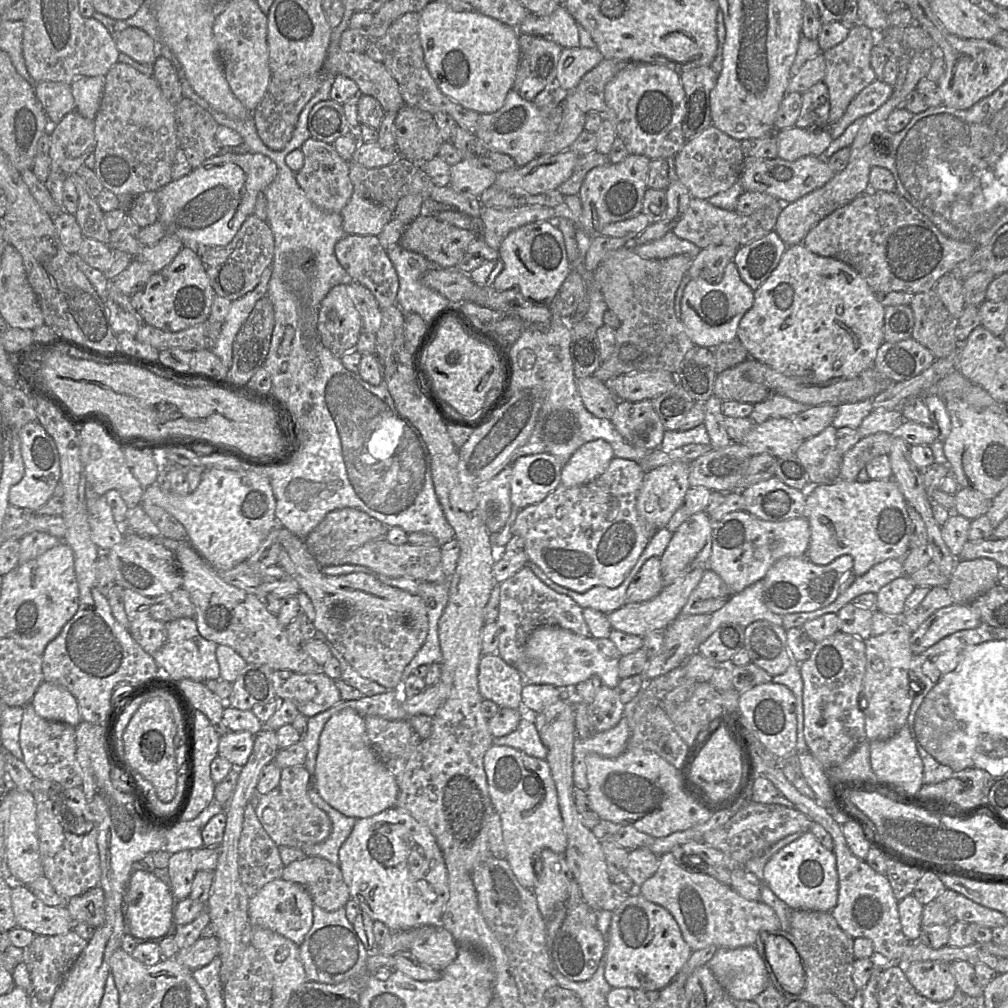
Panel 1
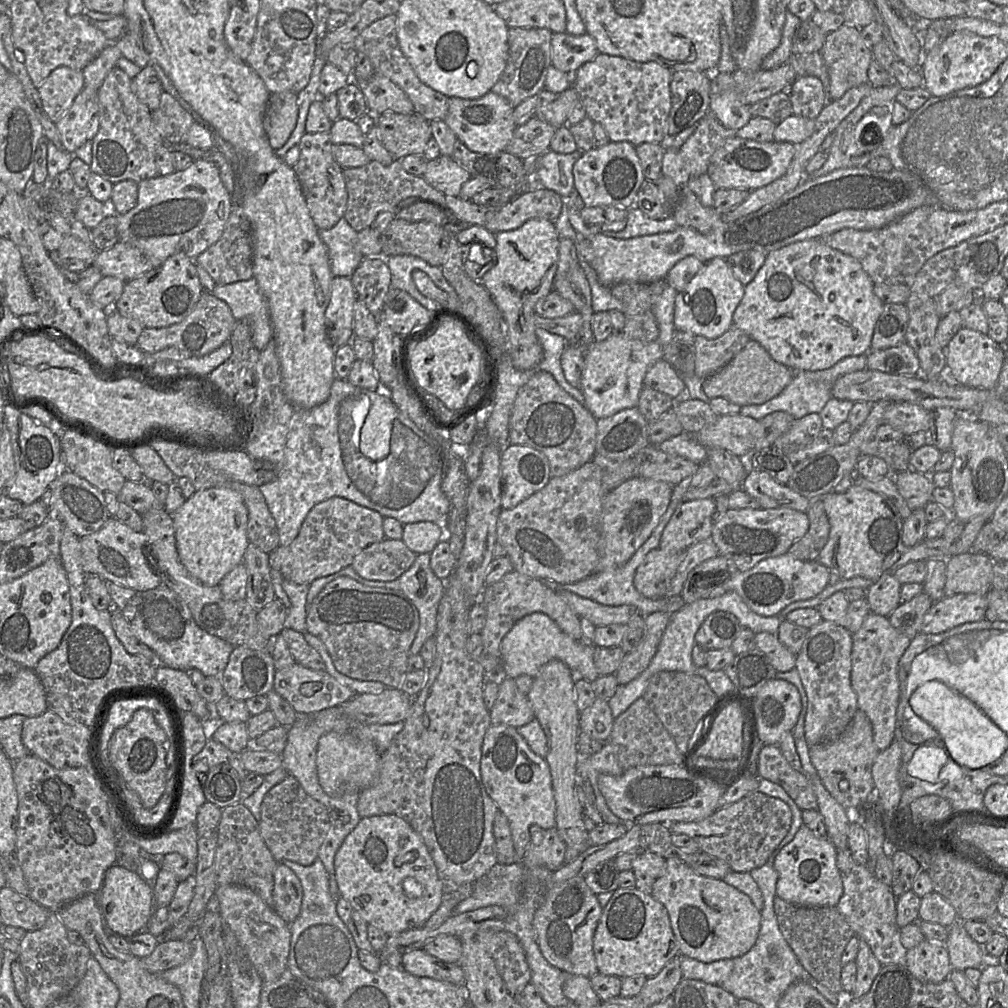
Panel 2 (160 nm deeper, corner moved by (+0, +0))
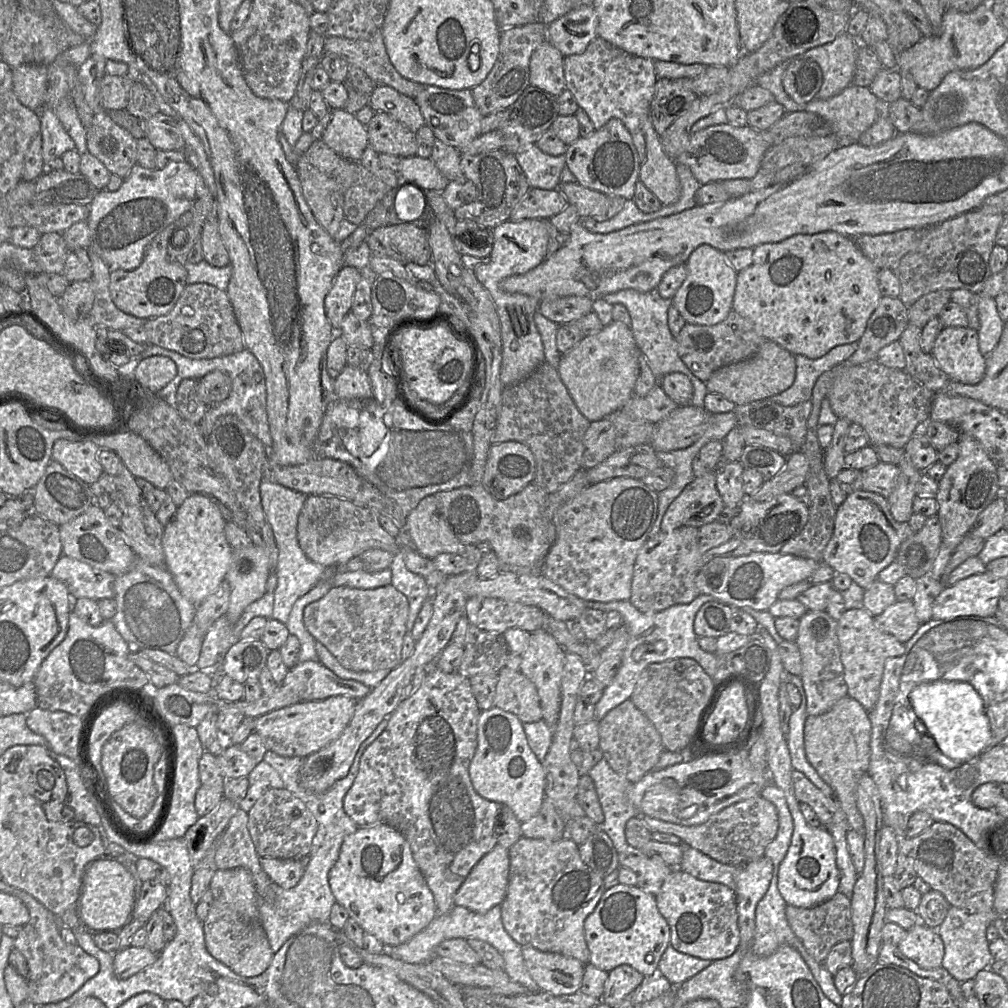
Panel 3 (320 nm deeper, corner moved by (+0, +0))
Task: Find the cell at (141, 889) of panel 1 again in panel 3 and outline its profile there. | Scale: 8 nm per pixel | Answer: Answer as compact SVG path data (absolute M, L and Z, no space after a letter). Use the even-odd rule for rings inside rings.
M95 858L82 871L83 886L77 902L77 914L82 927L91 935L119 934L131 921L136 899L137 881L114 859Z

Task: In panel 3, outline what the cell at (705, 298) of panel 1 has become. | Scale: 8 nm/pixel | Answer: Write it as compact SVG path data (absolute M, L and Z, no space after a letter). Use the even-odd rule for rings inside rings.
M700 245L686 261L687 276L672 298L672 305L686 323L712 326L724 321L733 310L738 272L728 262L725 252L710 245Z

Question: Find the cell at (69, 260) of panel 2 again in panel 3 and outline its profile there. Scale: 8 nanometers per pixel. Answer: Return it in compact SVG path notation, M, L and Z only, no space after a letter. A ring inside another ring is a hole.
M51 232L41 236L32 248L42 272L61 274L68 254L71 252L63 239L62 233Z

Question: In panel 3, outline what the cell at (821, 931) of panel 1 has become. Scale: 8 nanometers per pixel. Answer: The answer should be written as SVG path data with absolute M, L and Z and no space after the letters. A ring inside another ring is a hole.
M840 892L812 908L787 905L785 914L793 933L801 940L806 950L818 963L824 963L834 945L842 941L851 942L853 937L851 901L850 898Z

